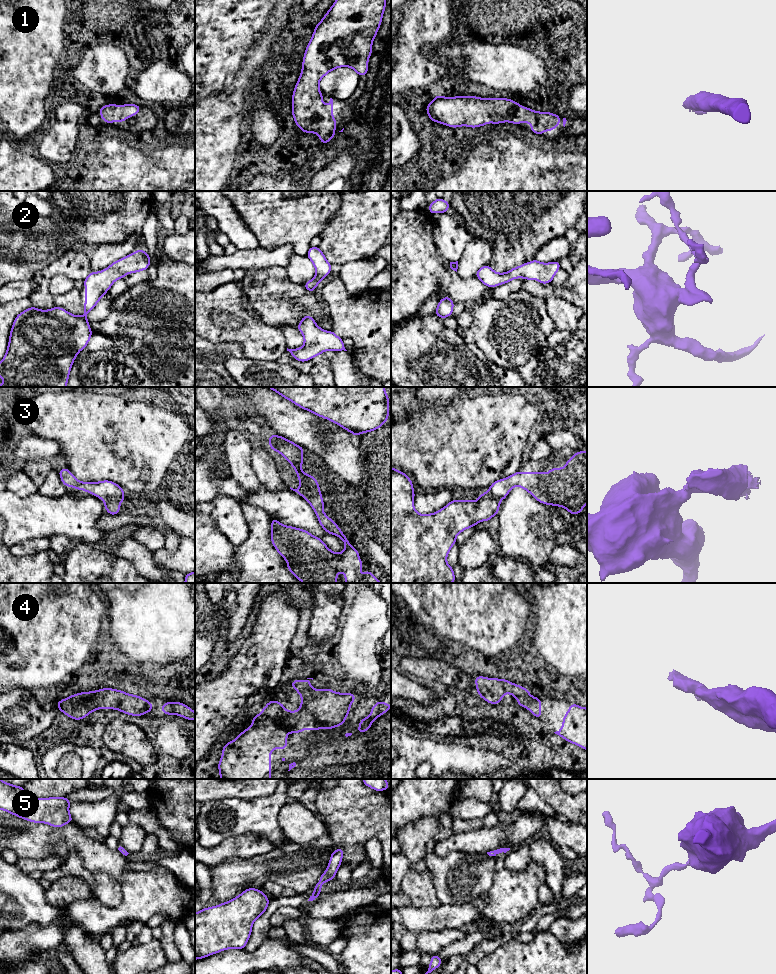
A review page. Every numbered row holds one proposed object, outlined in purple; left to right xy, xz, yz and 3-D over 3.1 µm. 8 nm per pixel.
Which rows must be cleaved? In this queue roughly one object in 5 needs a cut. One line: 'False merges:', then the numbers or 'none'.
False merges: 3

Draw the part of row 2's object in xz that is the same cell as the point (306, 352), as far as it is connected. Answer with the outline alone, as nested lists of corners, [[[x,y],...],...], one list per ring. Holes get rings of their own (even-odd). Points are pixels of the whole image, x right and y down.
[[[306,315],[300,321],[297,329],[304,337],[304,345],[298,349],[288,349],[295,360],[305,362],[320,355],[324,351],[333,350],[347,351],[343,344],[343,339],[338,337],[333,331],[325,331],[317,326],[315,320]]]

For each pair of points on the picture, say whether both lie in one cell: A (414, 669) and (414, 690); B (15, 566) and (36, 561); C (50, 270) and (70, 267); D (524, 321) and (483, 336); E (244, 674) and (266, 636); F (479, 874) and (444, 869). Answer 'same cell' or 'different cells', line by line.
A: different cells
B: same cell
C: same cell
D: same cell
E: same cell
F: same cell

